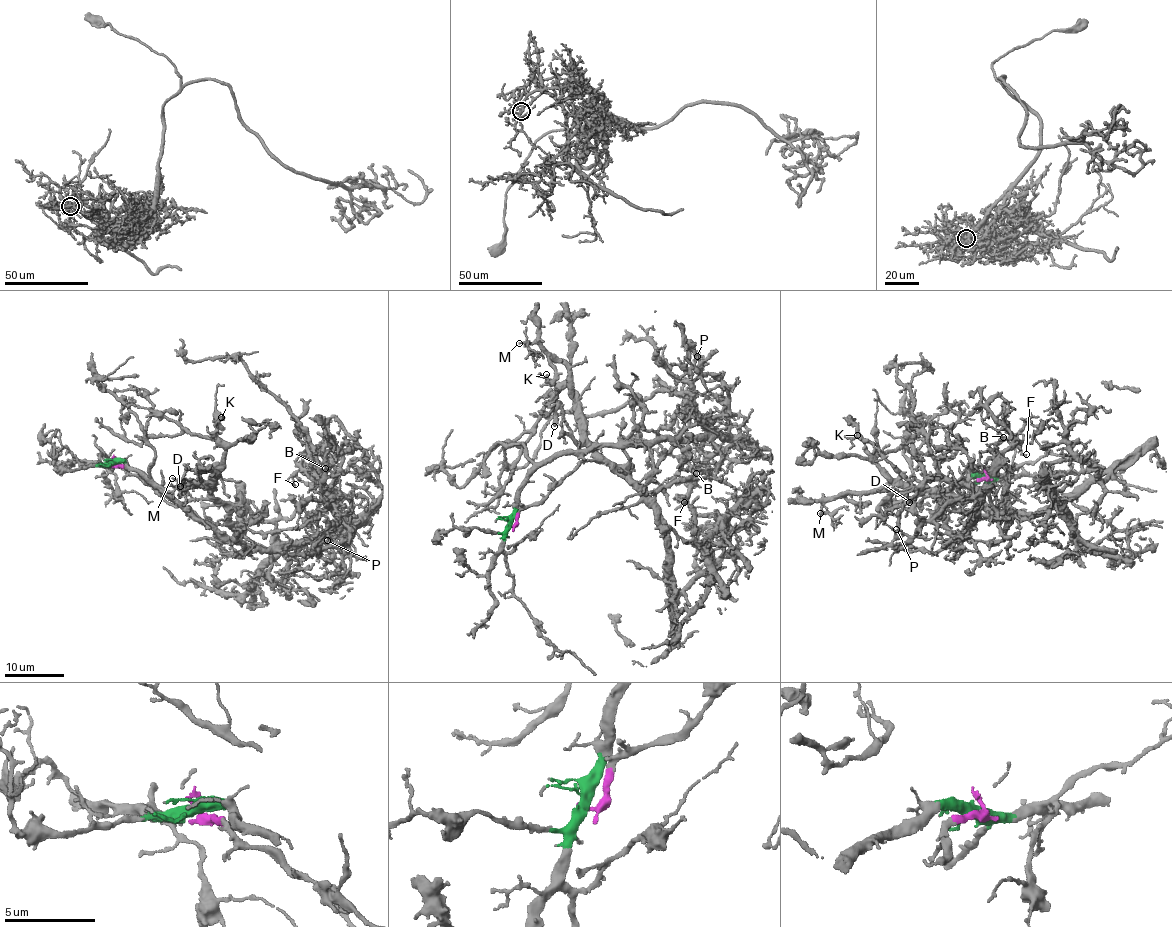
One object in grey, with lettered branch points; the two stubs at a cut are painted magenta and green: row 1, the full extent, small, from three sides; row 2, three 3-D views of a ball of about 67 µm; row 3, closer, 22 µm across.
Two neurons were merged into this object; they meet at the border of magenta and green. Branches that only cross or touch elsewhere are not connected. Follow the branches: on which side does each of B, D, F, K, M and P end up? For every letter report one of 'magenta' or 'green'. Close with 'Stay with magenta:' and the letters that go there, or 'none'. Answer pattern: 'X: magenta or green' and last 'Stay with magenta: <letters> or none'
B: green
D: magenta
F: green
K: magenta
M: magenta
P: green
Stay with magenta: D, K, M

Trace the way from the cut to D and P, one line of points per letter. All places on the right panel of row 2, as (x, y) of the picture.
D: (986, 475), (959, 508), (955, 508), (953, 498), (941, 492), (919, 494), (895, 502), (910, 502)
P: (984, 475), (942, 496), (944, 523), (968, 535), (976, 496), (960, 496), (913, 536), (896, 530)

